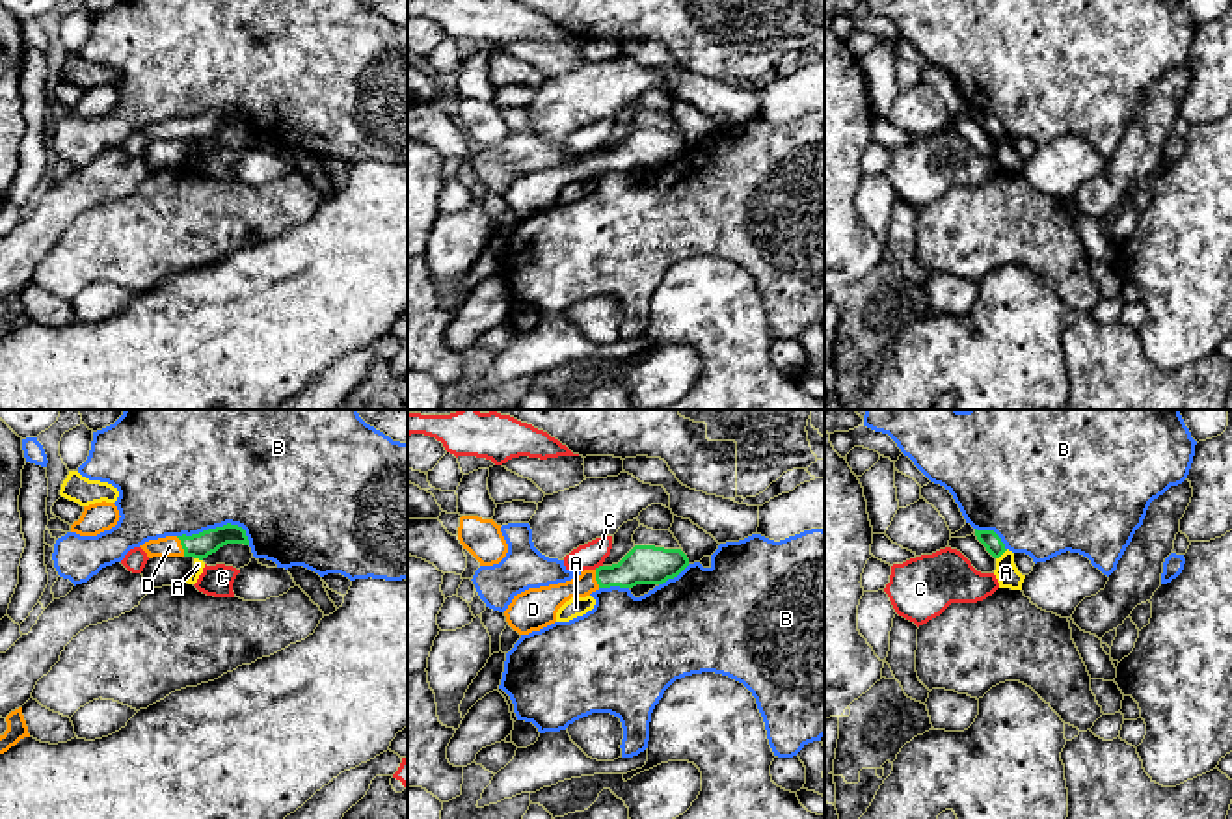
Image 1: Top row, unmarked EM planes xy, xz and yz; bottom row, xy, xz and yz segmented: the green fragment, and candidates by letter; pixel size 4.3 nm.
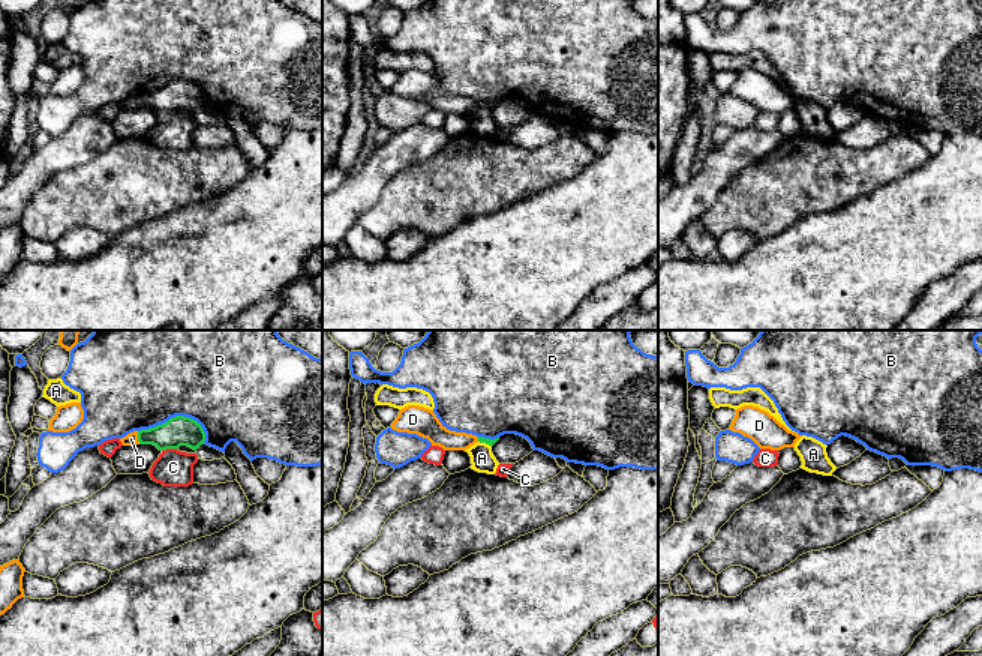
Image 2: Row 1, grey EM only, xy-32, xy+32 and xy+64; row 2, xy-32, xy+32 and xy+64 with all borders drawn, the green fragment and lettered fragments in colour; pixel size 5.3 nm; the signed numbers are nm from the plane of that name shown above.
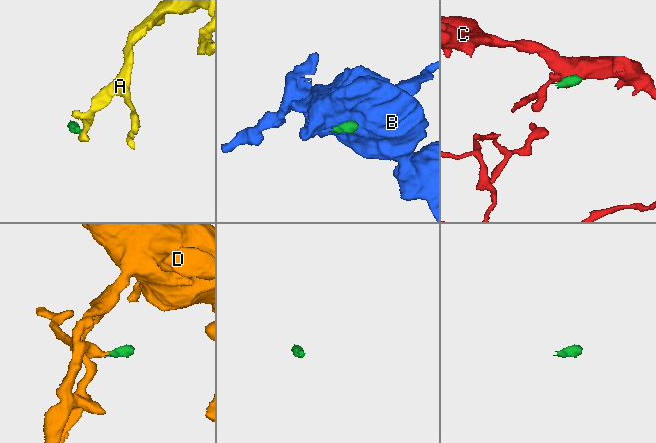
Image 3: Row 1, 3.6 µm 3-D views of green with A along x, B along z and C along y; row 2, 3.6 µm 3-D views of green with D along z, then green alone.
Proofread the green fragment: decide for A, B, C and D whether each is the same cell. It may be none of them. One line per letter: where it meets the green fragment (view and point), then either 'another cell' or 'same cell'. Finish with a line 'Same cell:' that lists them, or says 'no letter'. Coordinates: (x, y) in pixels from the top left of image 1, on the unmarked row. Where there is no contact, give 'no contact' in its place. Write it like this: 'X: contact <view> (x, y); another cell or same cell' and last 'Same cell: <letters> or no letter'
A: contact yz (1002, 136); another cell
B: contact xy (218, 110); another cell
C: contact xz (600, 149); another cell
D: contact xy (181, 127); same cell
Same cell: D

